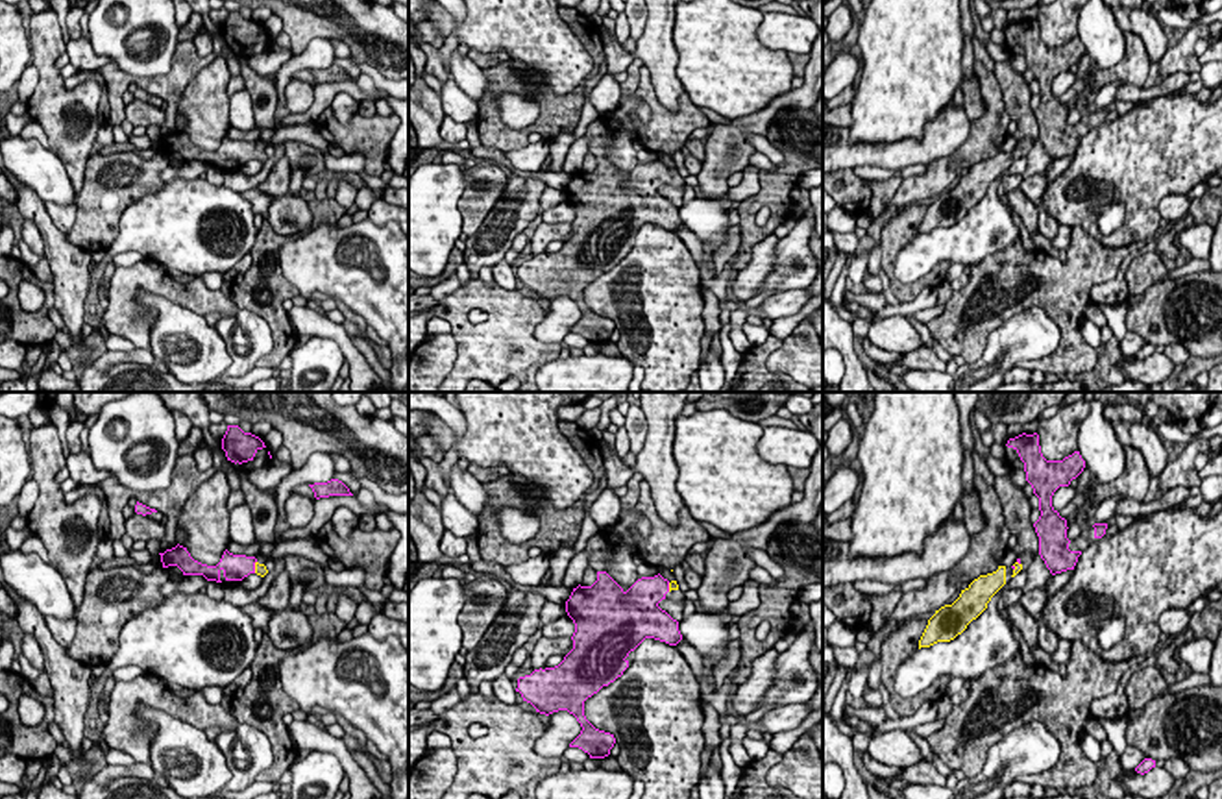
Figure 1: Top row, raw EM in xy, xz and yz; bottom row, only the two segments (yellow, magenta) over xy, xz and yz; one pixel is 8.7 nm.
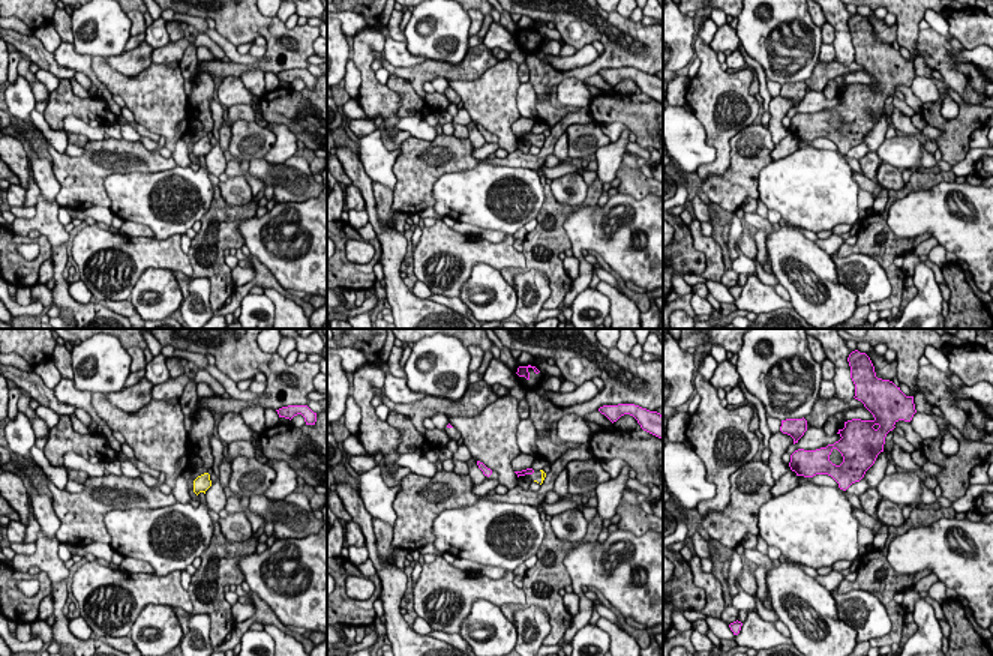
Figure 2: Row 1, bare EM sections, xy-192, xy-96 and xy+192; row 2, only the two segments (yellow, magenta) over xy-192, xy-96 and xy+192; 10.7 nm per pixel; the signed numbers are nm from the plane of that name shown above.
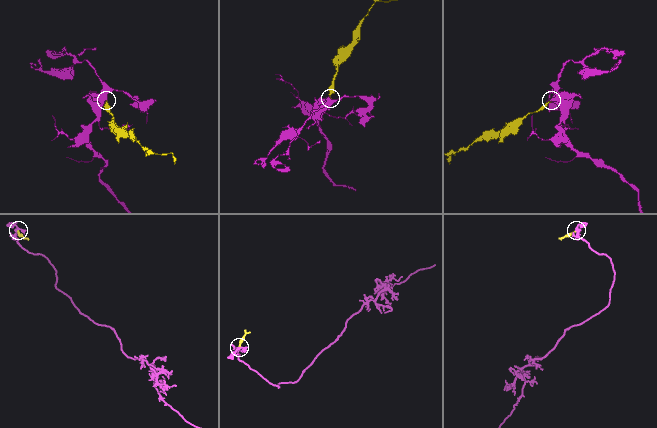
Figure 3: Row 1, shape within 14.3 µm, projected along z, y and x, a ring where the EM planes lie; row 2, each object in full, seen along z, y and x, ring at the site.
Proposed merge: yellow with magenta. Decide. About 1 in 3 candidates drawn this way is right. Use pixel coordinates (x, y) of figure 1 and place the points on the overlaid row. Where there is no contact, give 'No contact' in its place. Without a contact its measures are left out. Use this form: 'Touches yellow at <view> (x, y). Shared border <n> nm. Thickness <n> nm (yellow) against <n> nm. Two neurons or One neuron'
Touches yellow at xy (256, 566). Shared border 110 nm. Thickness 100 nm (yellow) against 220 nm. One neuron

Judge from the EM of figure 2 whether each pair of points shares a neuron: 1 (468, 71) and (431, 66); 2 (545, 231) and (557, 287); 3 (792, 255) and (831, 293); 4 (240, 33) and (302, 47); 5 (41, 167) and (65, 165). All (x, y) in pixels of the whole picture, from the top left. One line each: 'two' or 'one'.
1: one
2: one
3: one
4: one
5: two

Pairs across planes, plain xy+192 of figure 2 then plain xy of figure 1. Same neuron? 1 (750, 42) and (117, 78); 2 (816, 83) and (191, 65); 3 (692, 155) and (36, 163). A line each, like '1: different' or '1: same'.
1: different
2: same
3: same

